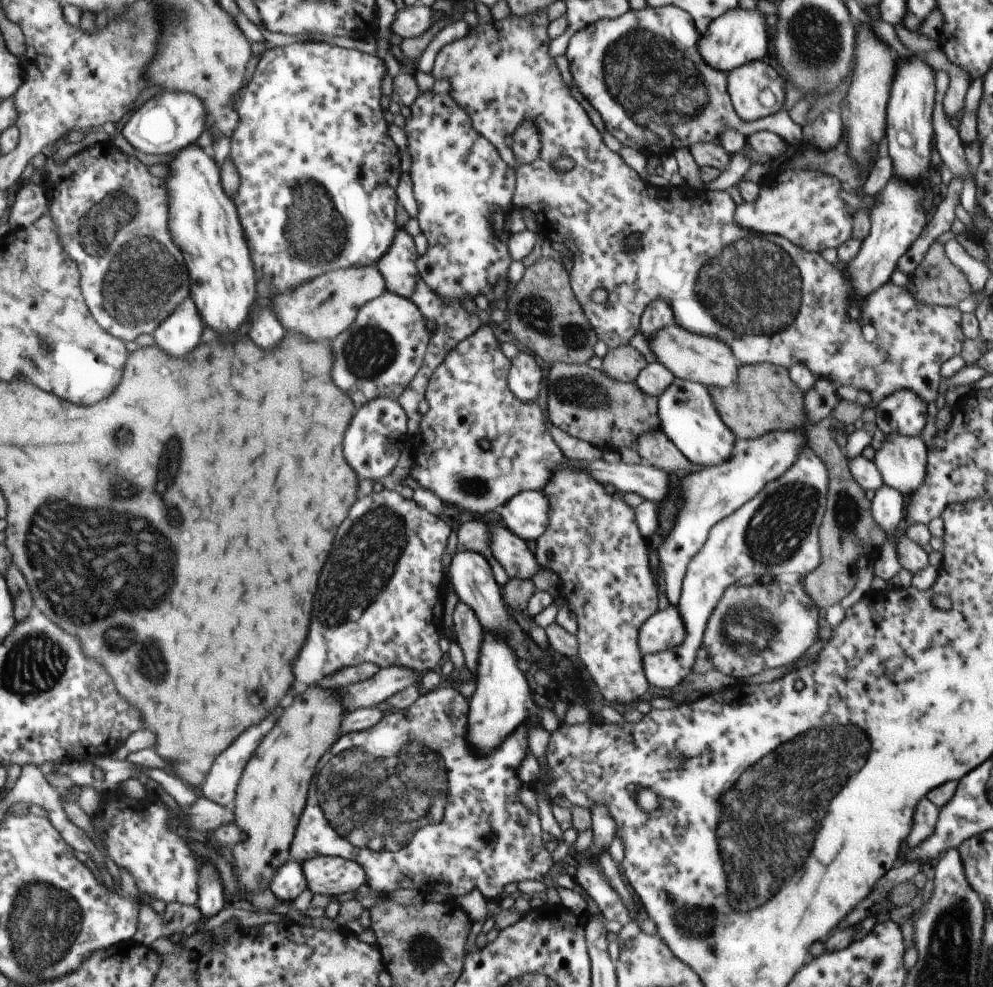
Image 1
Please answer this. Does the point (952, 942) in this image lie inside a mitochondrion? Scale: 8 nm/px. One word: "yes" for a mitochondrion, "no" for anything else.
yes

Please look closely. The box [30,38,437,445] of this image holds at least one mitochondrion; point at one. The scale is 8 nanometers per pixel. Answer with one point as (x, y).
(145, 280)

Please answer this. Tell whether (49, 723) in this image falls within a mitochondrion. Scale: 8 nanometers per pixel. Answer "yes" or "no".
no

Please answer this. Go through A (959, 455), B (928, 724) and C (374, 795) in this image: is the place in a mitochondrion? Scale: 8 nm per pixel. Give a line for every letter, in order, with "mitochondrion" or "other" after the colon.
A: other
B: other
C: mitochondrion

